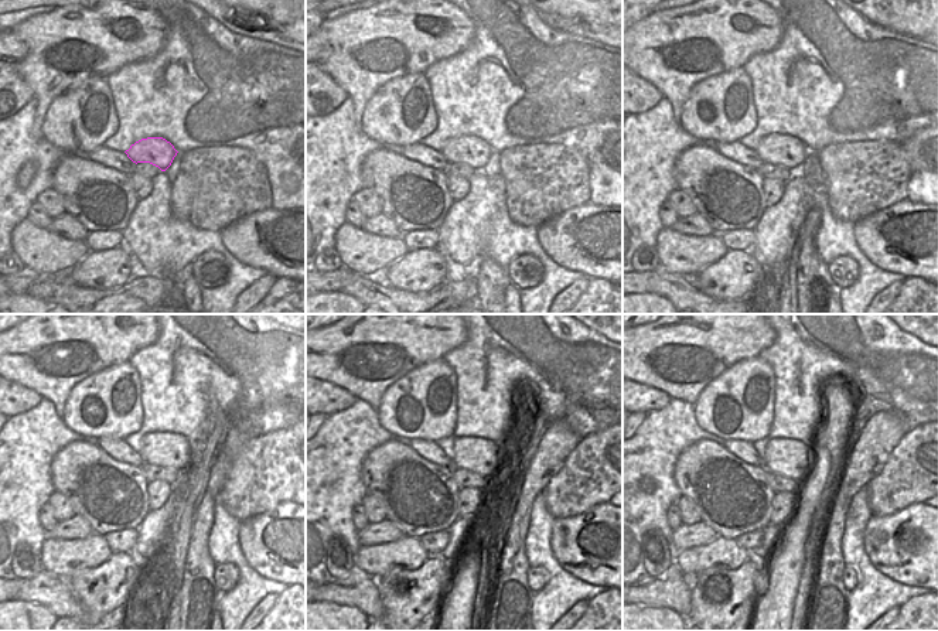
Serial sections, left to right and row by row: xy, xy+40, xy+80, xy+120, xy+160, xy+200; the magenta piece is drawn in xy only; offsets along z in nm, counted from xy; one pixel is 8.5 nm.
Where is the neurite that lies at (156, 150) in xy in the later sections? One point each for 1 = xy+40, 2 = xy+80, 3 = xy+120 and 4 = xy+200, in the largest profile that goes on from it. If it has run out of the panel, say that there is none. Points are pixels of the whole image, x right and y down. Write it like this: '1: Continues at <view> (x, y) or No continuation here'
1: Continues at xy+40 (474, 152)
2: Continues at xy+80 (784, 150)
3: Continues at xy+120 (169, 450)
4: Continues at xy+200 (788, 457)

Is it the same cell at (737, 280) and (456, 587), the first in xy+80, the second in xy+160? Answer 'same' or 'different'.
different

